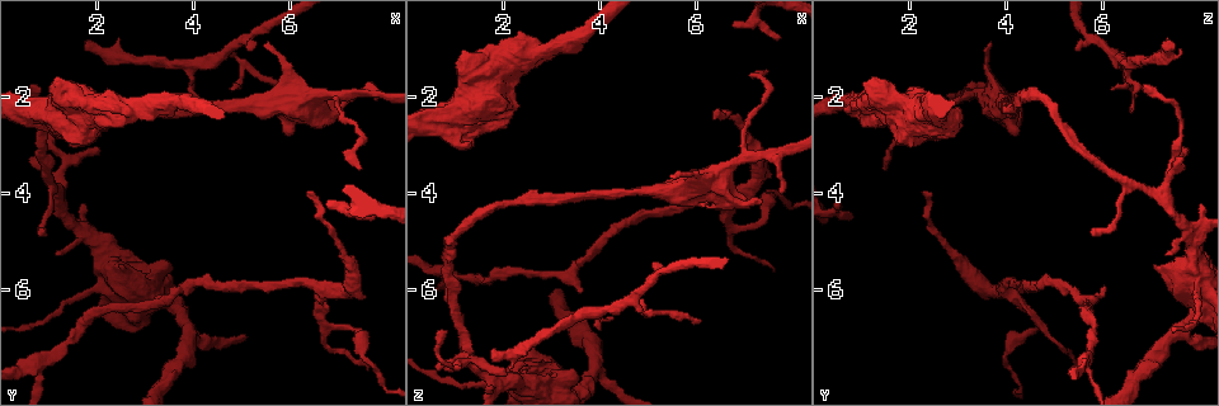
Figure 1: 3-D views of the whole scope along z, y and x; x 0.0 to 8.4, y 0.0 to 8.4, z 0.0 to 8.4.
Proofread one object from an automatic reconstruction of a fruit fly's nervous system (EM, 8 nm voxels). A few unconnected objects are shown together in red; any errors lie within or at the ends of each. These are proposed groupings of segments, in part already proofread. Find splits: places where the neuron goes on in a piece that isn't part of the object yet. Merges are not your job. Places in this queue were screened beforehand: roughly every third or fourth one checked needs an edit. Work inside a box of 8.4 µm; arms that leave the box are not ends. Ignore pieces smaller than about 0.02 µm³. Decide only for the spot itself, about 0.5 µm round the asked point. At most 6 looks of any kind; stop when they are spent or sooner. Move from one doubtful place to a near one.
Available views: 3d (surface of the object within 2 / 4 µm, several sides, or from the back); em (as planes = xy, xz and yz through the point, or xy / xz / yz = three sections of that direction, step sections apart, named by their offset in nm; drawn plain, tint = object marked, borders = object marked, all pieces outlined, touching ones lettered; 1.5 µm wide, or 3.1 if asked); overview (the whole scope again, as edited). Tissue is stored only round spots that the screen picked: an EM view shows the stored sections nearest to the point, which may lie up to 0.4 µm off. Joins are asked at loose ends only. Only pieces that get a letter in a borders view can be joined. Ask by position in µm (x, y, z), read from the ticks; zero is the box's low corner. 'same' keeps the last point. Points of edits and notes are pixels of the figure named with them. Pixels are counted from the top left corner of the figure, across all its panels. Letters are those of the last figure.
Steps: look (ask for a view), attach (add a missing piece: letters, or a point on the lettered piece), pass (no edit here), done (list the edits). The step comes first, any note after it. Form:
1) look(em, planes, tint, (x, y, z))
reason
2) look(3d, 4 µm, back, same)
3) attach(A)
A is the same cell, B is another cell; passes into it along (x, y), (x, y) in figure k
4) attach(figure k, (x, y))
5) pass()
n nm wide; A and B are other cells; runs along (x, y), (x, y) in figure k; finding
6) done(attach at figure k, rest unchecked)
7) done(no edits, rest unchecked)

look(em, planes, plain, (1.85, 0.95, 7.50))
an open end

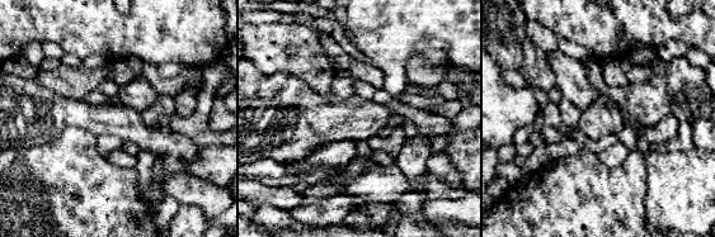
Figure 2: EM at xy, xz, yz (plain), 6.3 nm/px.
look(em, planes, borders, same)
what lies round it

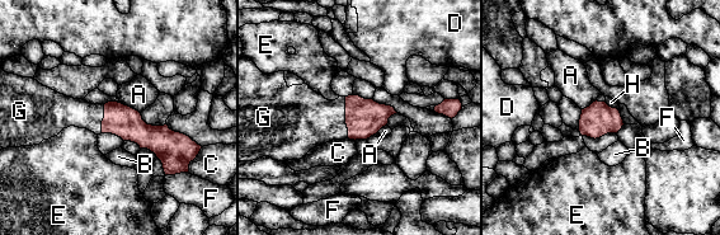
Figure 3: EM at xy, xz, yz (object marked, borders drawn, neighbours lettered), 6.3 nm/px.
attach(G)
G touches over 260 nm; G is the same cell, A, B, C, D, E, F and H are other cells; passes into it along (363, 117), (346, 117), (306, 120) in figure 3; the neuron continues

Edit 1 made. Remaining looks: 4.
look(overview)

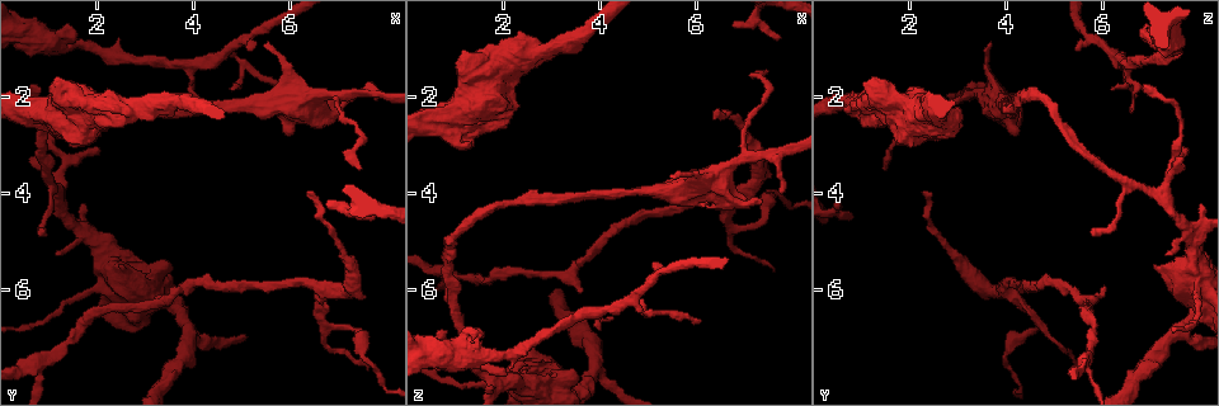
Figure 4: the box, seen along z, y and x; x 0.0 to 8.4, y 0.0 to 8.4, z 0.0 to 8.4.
look(em, planes, plain, (2.05, 3.10, 7.80))
an open end

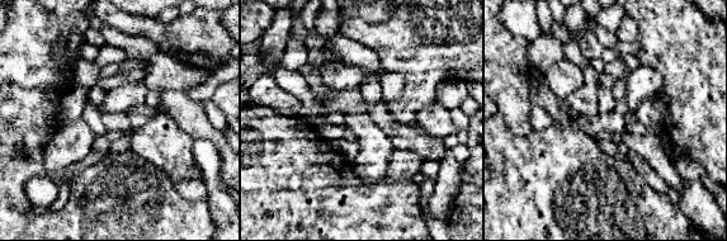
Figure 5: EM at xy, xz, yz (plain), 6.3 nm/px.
look(em, planes, tint, same)
where the object lies

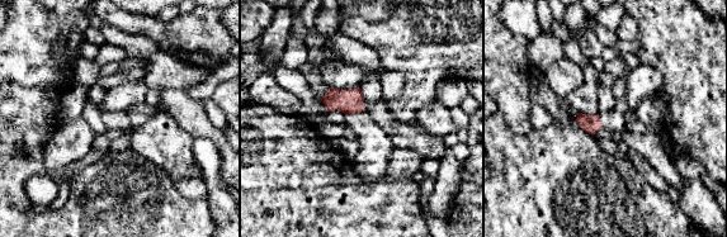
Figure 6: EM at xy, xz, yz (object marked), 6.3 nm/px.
look(em, planes, borders, same)

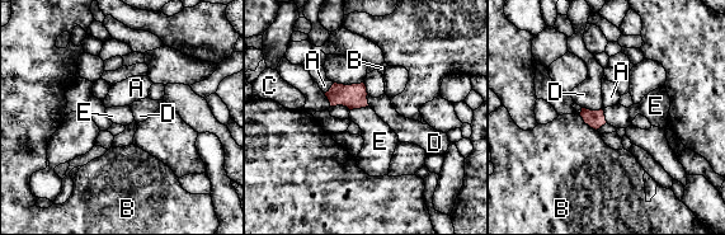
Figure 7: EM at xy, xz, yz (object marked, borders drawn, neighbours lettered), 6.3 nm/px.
attach(E)
110 nm wide; E is the same cell, A, B, C and D are other cells; passes into it along (353, 97), (359, 108), (380, 141) in figure 7; it goes on there

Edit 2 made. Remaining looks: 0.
done(attach at figure 3, attach at figure 7, rest unchecked)

